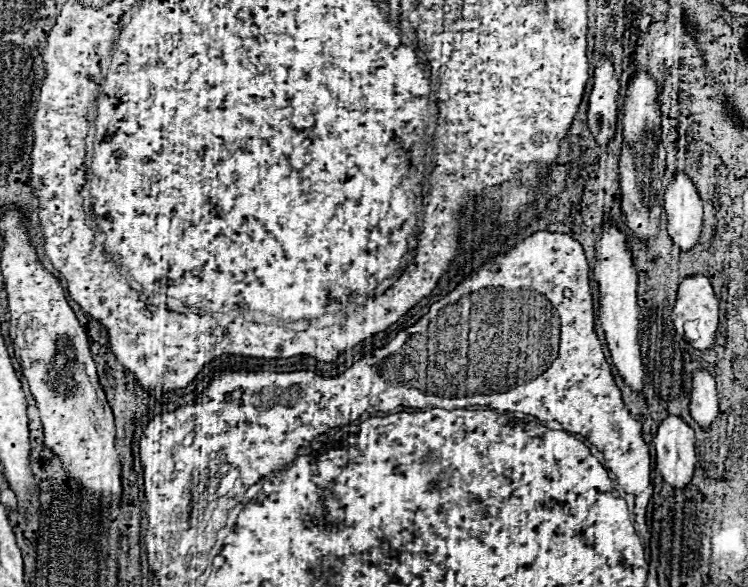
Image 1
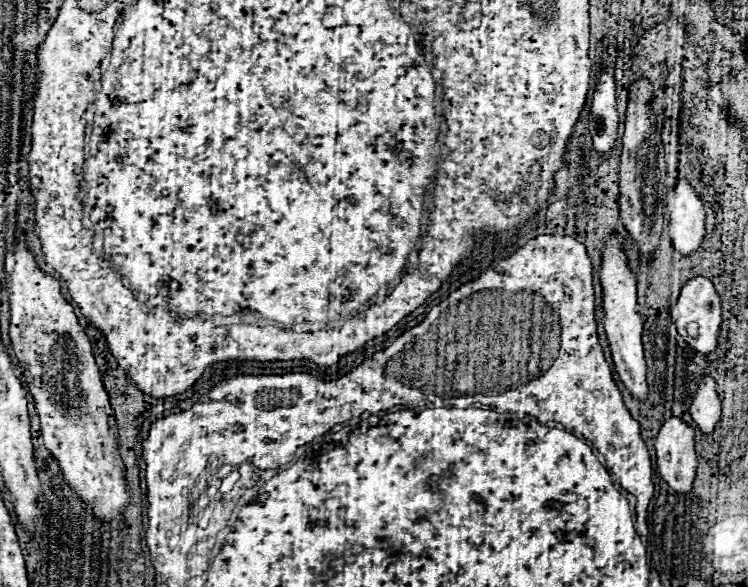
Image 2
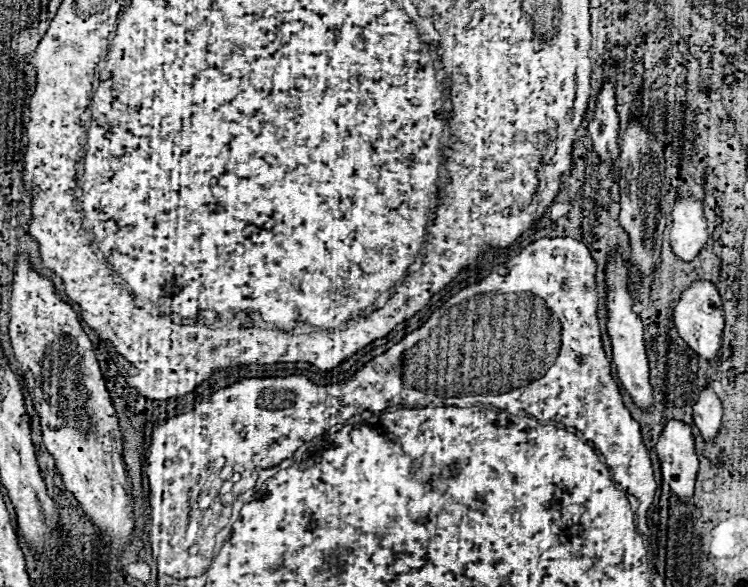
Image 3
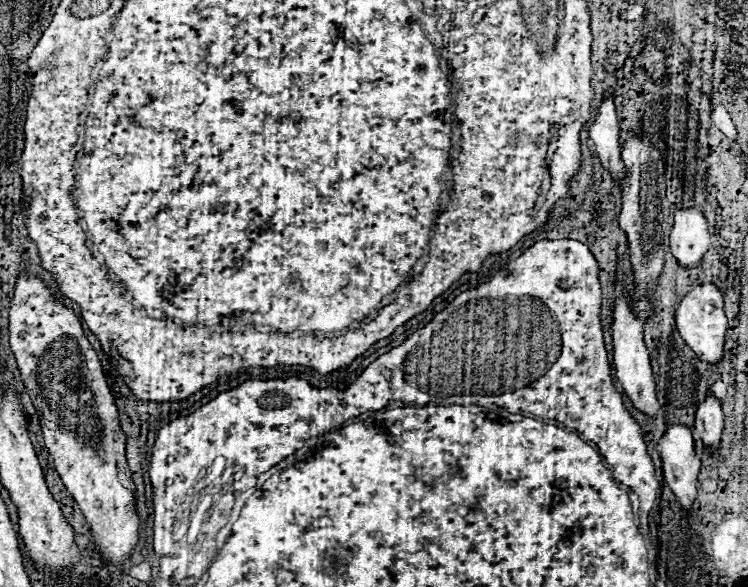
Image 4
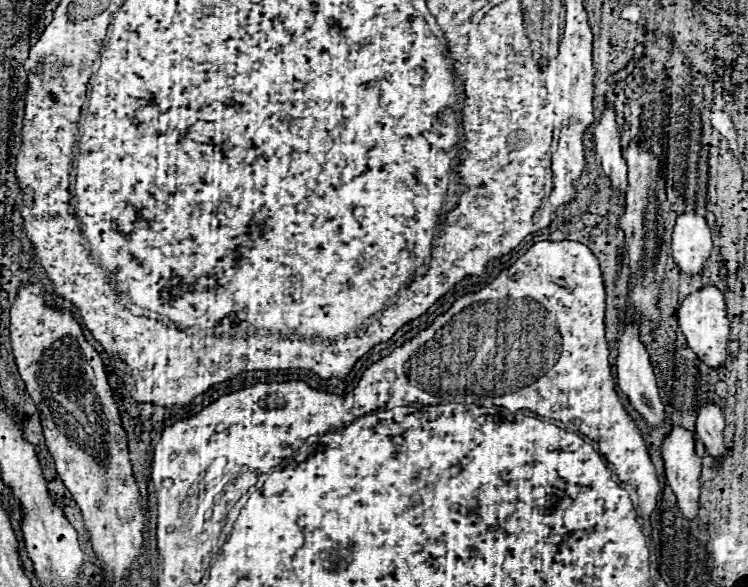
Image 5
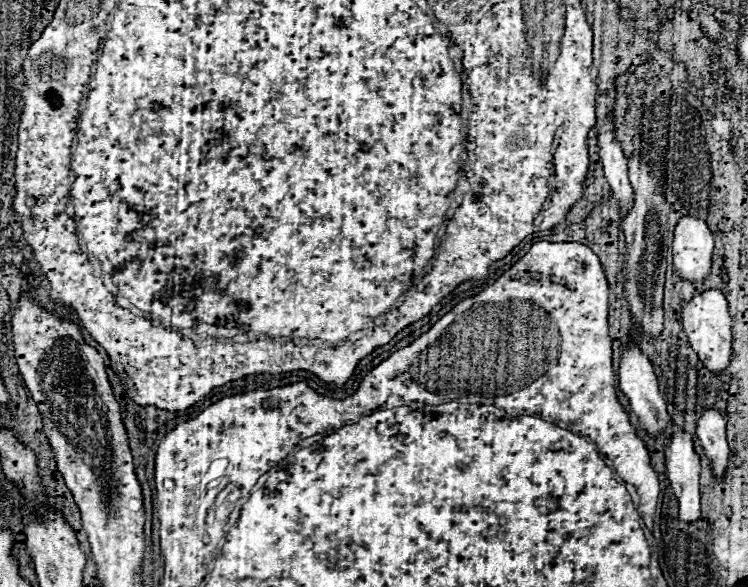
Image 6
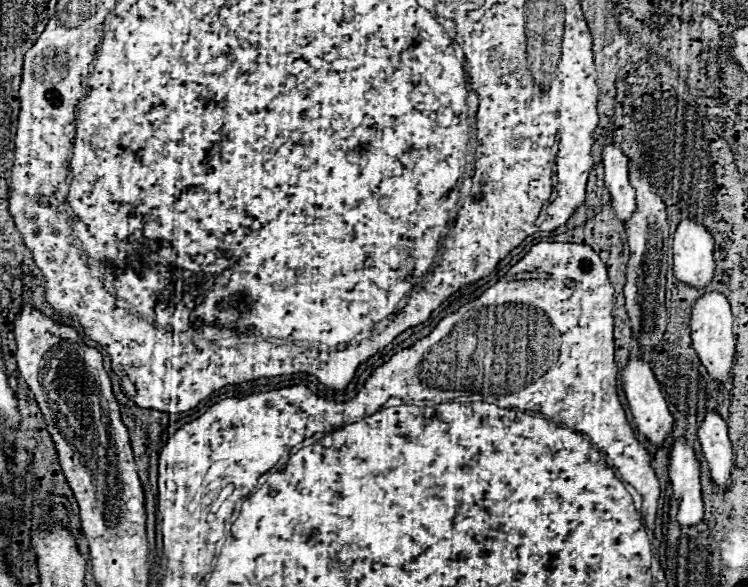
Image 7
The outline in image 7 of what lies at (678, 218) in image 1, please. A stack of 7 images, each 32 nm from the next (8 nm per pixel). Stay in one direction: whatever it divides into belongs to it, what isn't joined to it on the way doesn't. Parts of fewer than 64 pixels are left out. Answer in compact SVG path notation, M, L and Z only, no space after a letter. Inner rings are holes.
M682 220L674 232L672 252L676 280L692 288L706 288L712 282L716 270L714 240L704 226Z

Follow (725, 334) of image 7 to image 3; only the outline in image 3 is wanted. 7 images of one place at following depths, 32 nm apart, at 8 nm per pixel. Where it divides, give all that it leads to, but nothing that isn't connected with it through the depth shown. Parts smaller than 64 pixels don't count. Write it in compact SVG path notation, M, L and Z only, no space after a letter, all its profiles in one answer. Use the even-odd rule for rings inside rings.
M694 282L680 298L674 308L674 324L682 340L704 360L716 360L720 356L722 334L724 334L724 312L722 298L712 282Z

